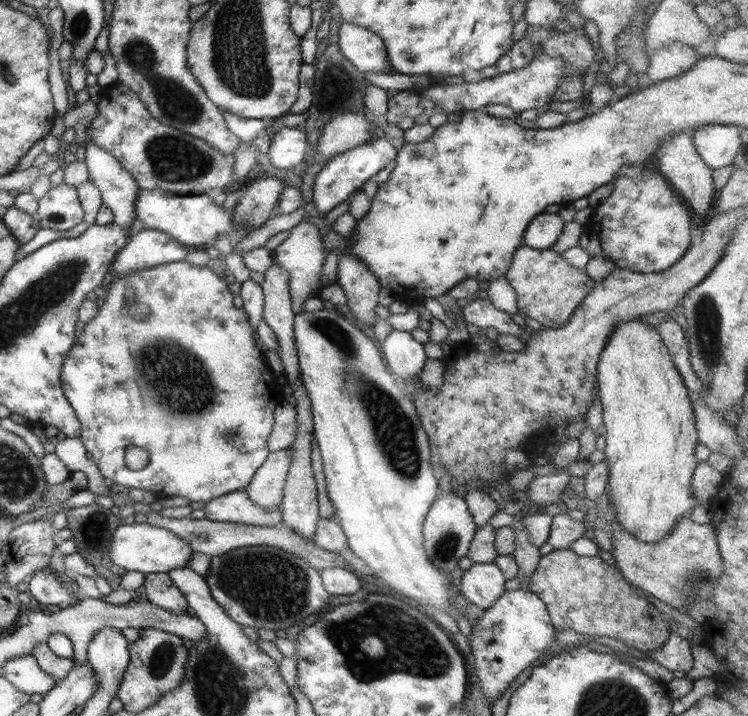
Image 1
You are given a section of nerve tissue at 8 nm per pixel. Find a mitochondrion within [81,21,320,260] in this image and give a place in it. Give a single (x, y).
(175, 102)

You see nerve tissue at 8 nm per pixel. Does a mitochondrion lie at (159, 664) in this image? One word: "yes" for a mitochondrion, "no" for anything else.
yes

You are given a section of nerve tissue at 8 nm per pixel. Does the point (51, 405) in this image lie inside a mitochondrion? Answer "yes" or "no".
no

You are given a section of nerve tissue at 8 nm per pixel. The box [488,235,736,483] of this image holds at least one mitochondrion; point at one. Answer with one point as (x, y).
(707, 328)

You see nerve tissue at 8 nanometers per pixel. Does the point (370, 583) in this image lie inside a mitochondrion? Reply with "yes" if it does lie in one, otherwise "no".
no

